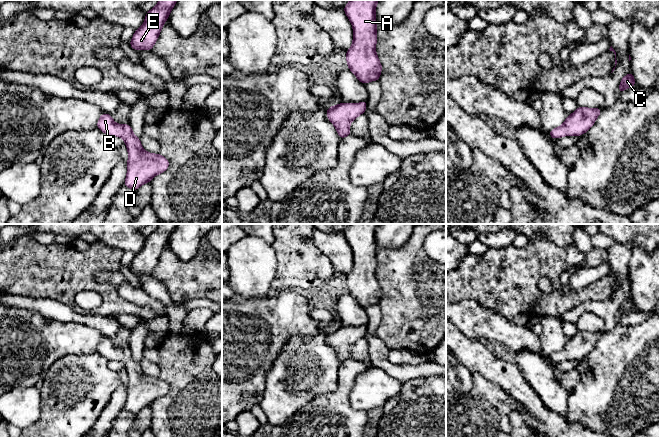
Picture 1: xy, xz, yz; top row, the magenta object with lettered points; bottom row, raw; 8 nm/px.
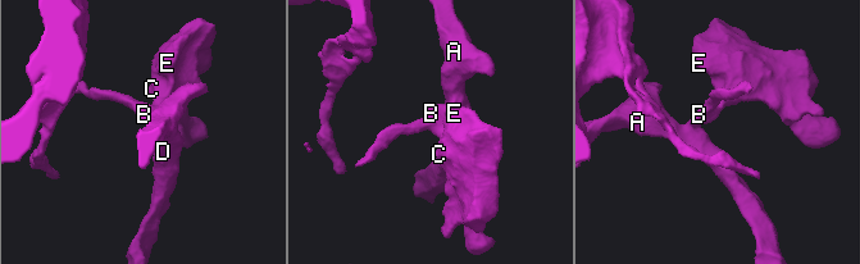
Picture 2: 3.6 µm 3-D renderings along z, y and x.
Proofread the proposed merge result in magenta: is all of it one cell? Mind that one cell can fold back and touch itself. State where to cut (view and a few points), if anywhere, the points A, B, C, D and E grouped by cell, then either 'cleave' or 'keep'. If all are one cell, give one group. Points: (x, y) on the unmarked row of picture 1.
no cut | A B C D E | keep

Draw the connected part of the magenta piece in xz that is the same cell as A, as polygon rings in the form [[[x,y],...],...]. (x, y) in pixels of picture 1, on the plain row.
[[[349,224],[344,231],[353,250],[353,267],[346,276],[348,293],[363,308],[378,305],[382,289],[376,278],[376,229],[379,224]]]

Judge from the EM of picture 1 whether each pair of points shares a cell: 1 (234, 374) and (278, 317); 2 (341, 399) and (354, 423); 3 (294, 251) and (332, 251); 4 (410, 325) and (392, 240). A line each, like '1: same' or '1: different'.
1: same
2: same
3: different
4: different

